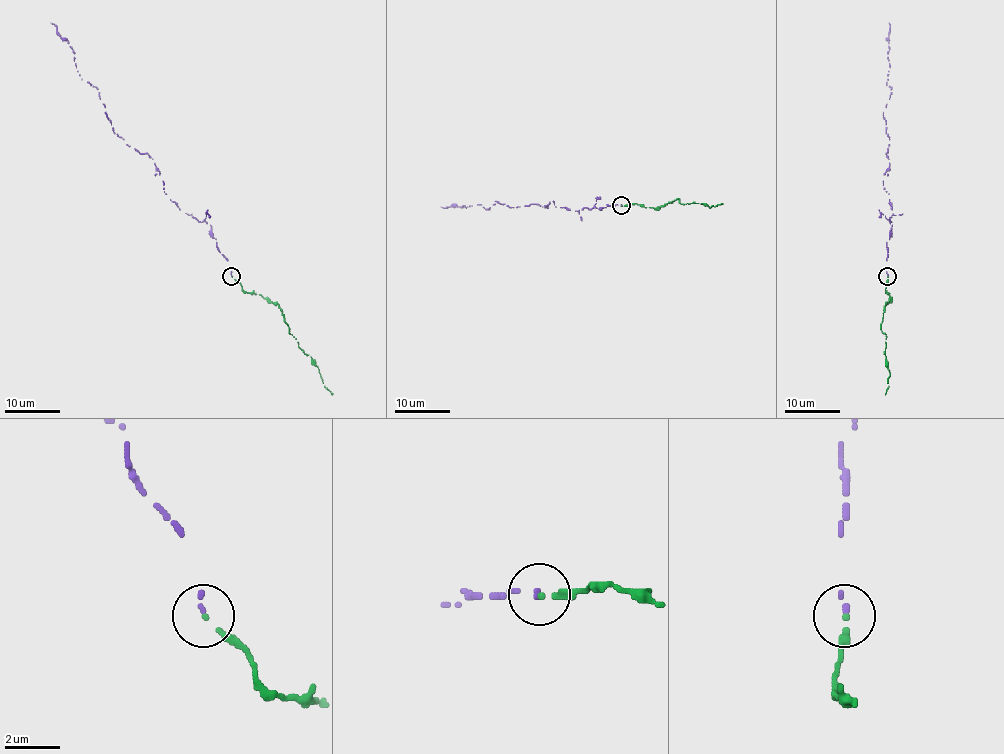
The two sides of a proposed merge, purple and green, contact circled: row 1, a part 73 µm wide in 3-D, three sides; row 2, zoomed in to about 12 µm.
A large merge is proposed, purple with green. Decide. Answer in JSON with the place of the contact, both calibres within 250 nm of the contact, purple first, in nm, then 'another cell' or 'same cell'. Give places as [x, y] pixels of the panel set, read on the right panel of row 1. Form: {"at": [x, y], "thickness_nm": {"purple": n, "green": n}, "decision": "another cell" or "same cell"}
{"at": [887, 276], "thickness_nm": {"purple": 170, "green": 180}, "decision": "same cell"}

